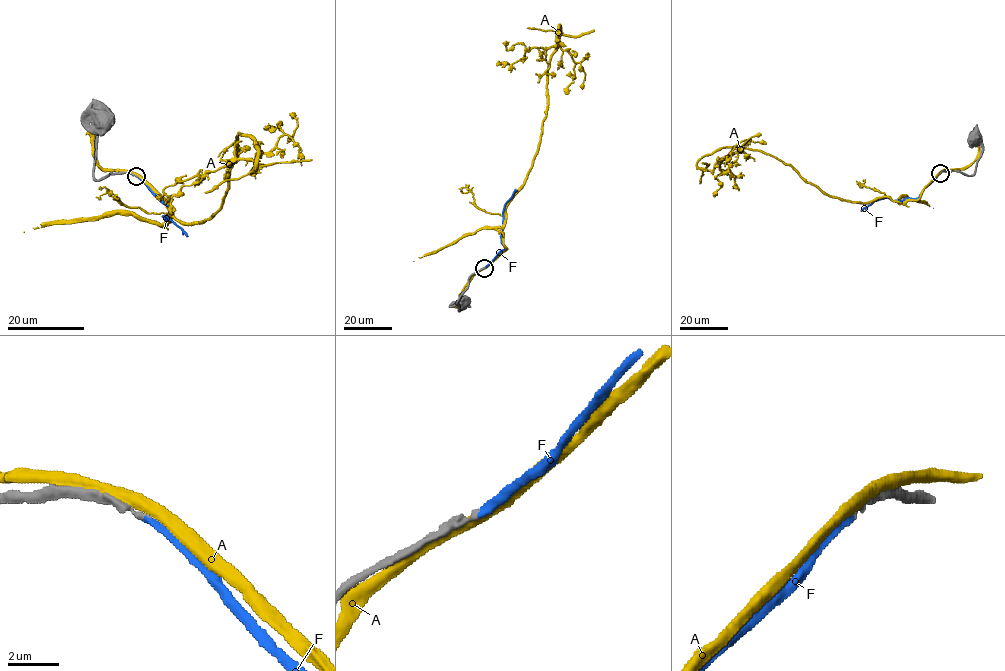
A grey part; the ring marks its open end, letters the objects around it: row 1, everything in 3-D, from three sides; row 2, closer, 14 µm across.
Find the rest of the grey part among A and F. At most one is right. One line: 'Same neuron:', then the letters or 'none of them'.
Same neuron: F

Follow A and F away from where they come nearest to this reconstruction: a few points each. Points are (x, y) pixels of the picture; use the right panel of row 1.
A: (941, 171), (917, 200), (857, 203), (760, 150), (723, 147), (699, 160), (729, 170), (739, 190)
F: (940, 173), (917, 198), (900, 201), (884, 197), (861, 210)

